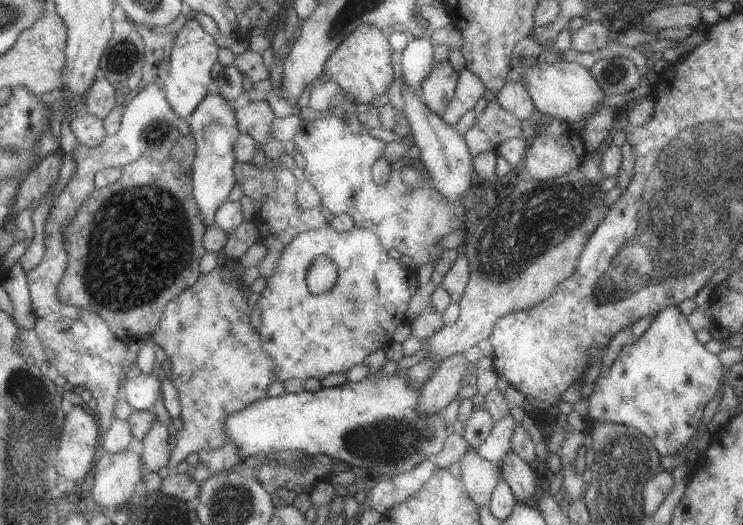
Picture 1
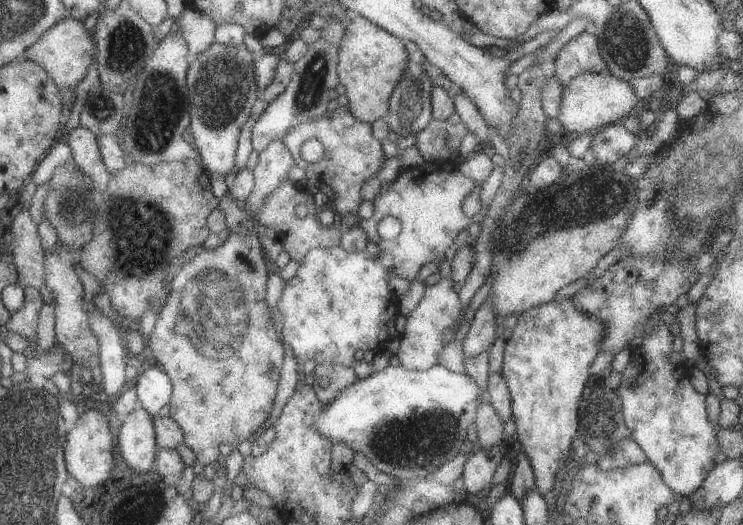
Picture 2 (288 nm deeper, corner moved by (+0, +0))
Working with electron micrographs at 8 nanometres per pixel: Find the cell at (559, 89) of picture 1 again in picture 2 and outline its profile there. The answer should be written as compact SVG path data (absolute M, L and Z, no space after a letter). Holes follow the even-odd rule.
M579 72L573 80L569 80L569 84L561 92L561 106L559 106L557 120L565 128L565 132L573 132L573 134L593 132L595 134L597 130L609 124L623 122L637 102L639 100L635 96L635 88L631 88L631 84L621 82L619 78L605 72L601 74Z

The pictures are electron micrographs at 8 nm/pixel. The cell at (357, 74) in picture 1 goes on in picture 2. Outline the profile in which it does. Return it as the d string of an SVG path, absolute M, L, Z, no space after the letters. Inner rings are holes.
M353 16L353 20L345 26L345 34L337 48L337 76L341 92L347 96L345 106L355 116L355 120L365 124L381 120L389 112L389 98L409 62L403 42L391 32L371 24L369 20Z

